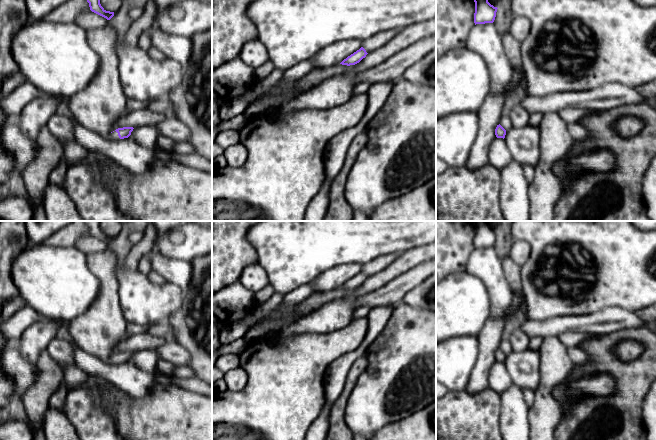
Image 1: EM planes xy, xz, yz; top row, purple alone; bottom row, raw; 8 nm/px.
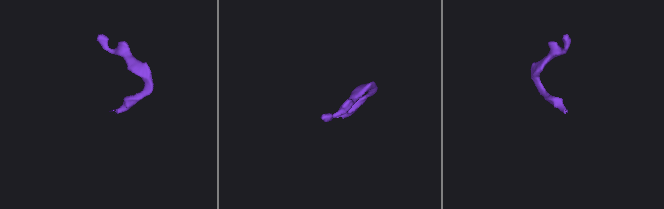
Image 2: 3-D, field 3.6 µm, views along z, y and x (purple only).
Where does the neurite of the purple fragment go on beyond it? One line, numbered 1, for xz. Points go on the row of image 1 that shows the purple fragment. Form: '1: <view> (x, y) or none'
1: none

